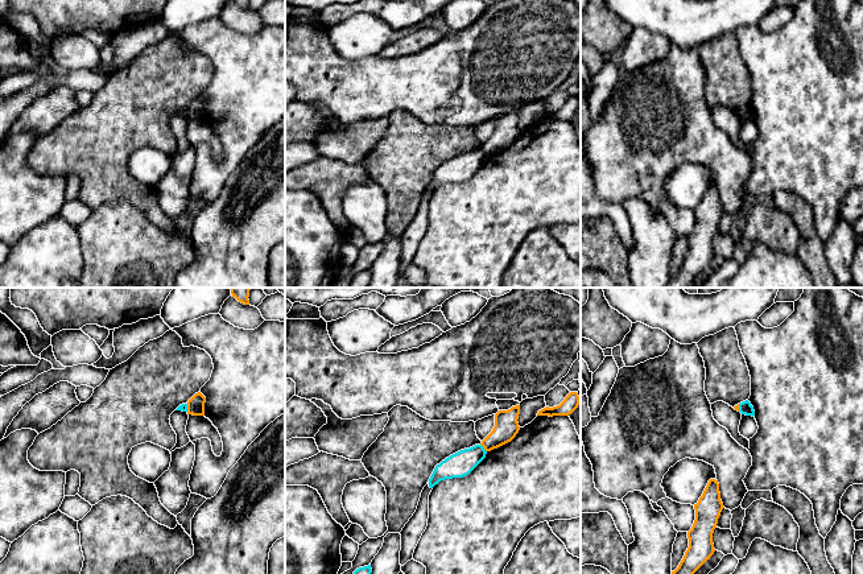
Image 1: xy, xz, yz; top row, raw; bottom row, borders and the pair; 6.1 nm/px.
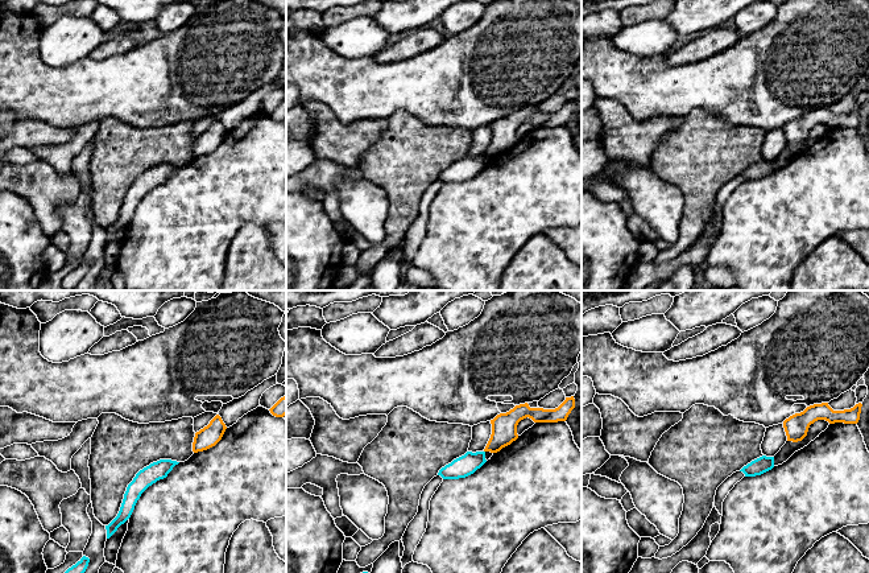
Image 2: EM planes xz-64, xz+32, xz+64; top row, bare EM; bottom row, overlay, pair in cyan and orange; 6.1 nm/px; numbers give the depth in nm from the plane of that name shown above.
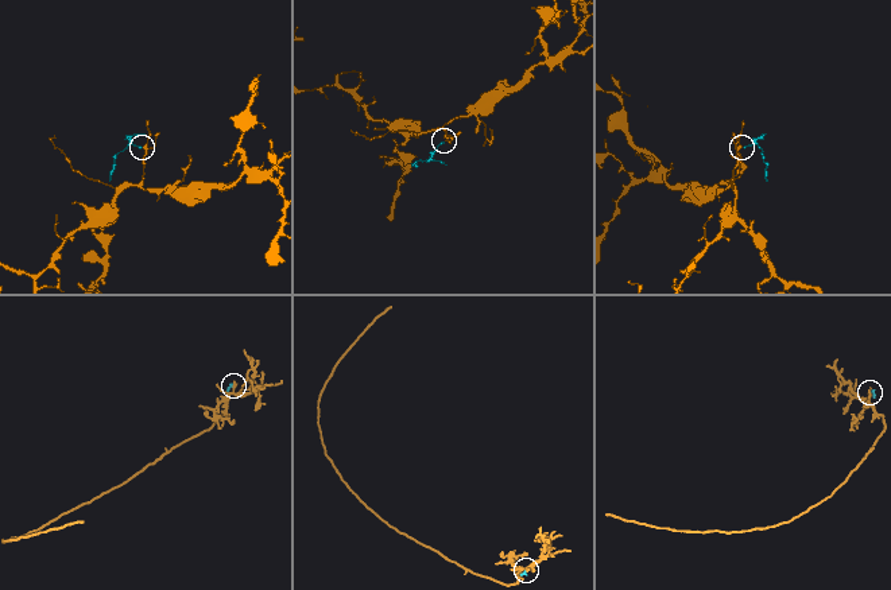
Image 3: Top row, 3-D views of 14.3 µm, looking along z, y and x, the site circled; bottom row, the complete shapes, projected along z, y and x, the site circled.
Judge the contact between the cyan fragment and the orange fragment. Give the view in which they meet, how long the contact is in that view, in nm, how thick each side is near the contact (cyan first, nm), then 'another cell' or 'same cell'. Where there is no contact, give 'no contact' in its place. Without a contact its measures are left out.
meets cyan in xz; contact 70 nm long; 150 nm thick on the cyan side, 150 nm on the other; another cell

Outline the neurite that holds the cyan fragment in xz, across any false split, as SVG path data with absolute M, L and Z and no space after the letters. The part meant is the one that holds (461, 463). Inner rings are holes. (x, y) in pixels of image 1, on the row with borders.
M475 445L450 455L435 466L429 479L429 487L433 488L445 479L468 475L486 458L486 454L487 451L482 445Z

